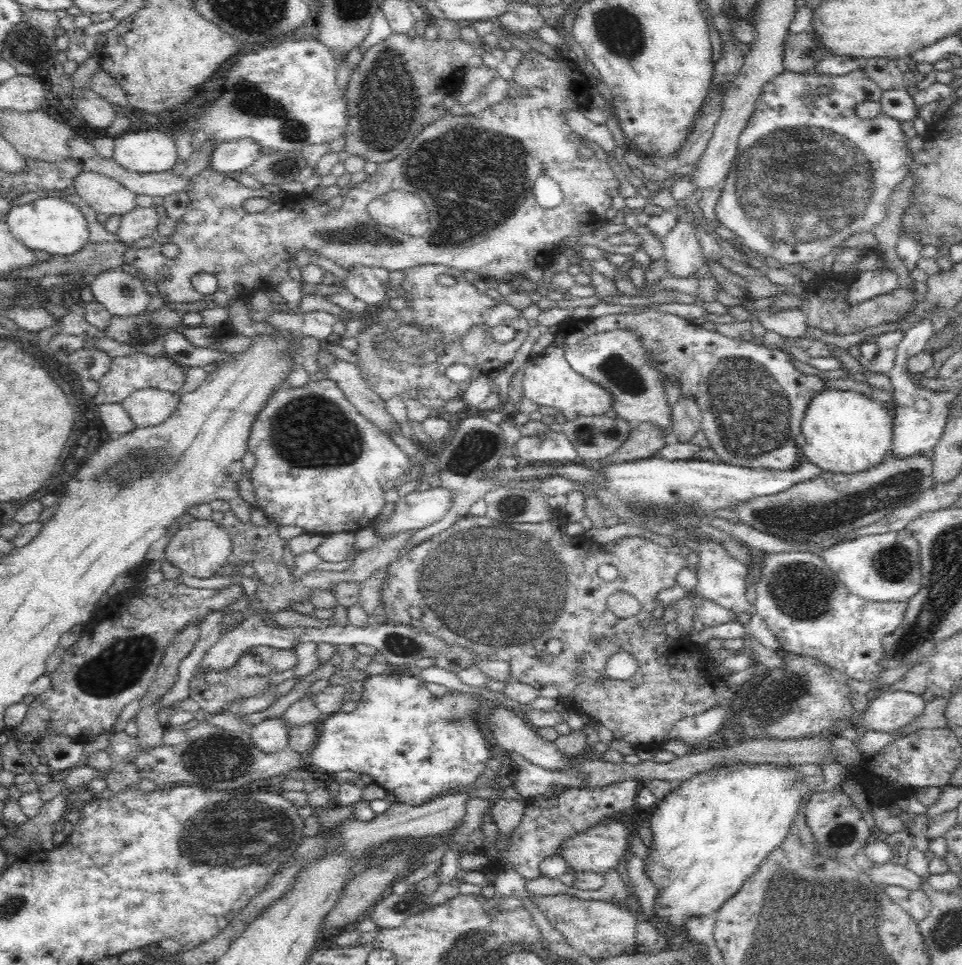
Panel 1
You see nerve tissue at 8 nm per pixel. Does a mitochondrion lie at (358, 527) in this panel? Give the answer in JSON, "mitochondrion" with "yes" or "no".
{"mitochondrion":"no"}

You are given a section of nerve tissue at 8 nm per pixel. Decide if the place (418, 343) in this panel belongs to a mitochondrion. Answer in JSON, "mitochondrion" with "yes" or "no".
{"mitochondrion":"yes"}

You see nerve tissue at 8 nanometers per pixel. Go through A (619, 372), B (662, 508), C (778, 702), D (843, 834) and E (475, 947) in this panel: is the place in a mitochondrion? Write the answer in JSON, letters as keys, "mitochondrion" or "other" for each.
{"A":"mitochondrion","B":"mitochondrion","C":"mitochondrion","D":"mitochondrion","E":"mitochondrion"}

